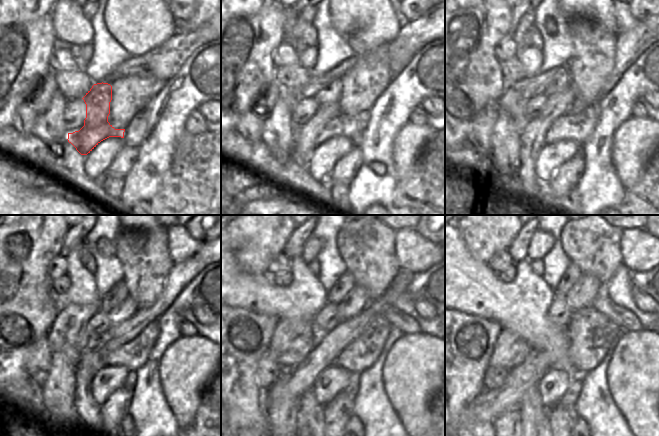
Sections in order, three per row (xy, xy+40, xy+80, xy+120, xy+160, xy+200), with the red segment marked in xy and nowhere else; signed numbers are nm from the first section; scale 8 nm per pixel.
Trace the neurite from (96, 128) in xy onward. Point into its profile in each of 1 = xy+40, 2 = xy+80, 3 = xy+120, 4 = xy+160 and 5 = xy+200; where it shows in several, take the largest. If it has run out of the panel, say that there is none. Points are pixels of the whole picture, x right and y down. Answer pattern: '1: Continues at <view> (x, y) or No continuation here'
1: Continues at xy+40 (349, 126)
2: Continues at xy+80 (577, 127)
3: Continues at xy+120 (132, 355)
4: Continues at xy+160 (361, 353)
5: Continues at xy+200 (590, 333).

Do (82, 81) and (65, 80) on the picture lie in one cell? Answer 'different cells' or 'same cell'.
same cell

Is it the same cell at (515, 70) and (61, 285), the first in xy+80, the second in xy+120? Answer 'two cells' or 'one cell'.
one cell

